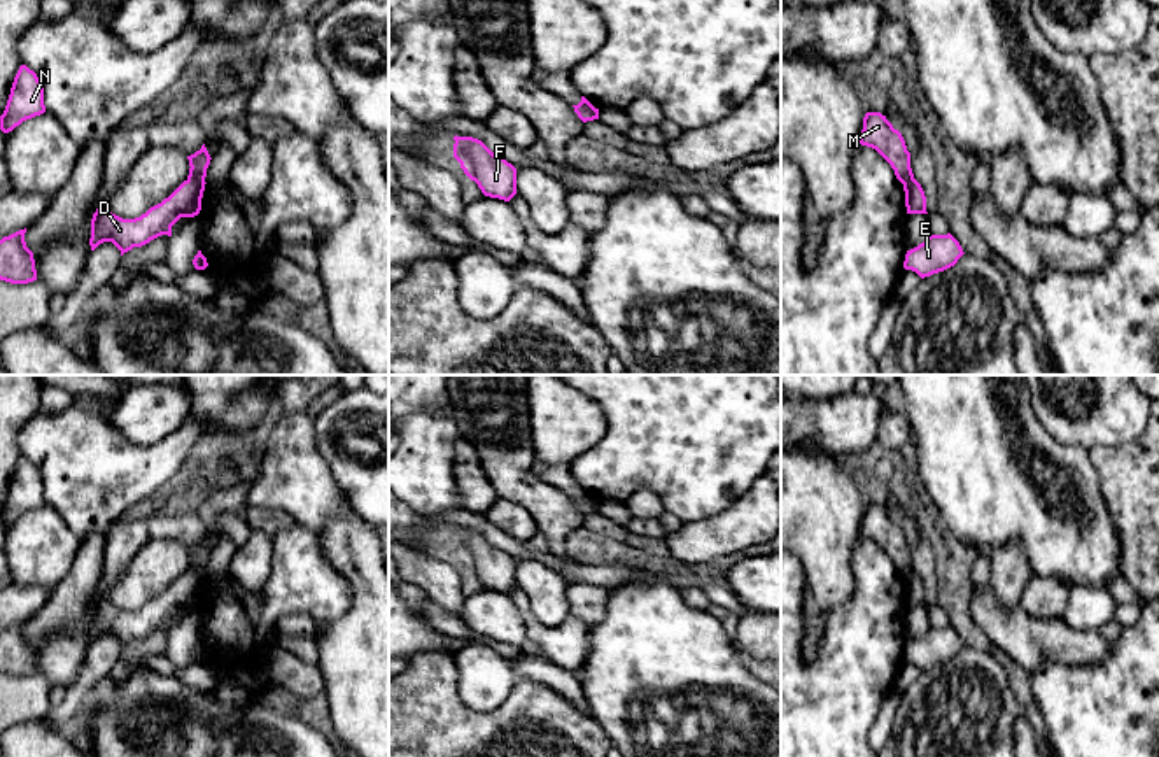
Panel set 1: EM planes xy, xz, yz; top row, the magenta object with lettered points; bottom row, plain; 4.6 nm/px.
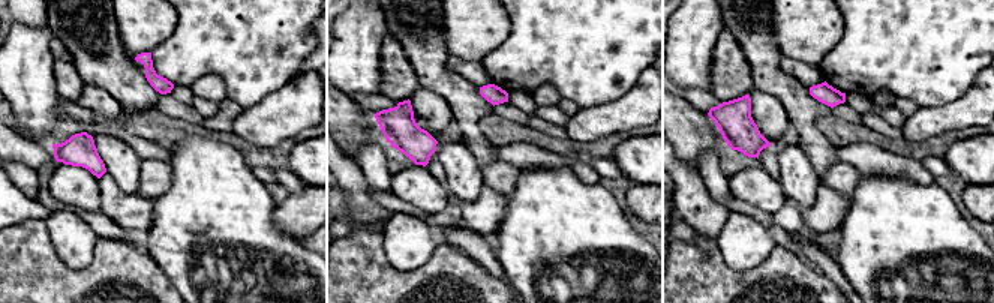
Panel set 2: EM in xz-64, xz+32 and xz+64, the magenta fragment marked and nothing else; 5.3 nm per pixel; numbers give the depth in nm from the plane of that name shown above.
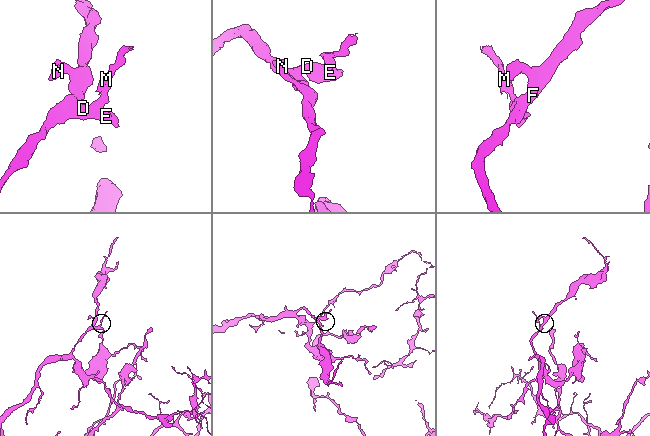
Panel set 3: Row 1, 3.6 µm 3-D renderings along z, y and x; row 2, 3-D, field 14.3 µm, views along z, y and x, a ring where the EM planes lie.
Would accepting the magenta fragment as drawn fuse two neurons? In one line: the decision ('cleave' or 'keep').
cleave

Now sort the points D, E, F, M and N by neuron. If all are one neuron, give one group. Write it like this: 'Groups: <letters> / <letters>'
Groups: D E F N / M

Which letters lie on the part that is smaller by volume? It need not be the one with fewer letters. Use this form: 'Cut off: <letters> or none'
Cut off: M

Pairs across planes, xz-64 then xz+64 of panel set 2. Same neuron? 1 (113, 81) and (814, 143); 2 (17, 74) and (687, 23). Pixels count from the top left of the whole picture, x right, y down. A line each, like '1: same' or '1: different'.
1: same
2: same

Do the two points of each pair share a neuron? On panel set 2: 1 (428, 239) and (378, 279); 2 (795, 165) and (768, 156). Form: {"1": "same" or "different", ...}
{"1": "different", "2": "different"}

